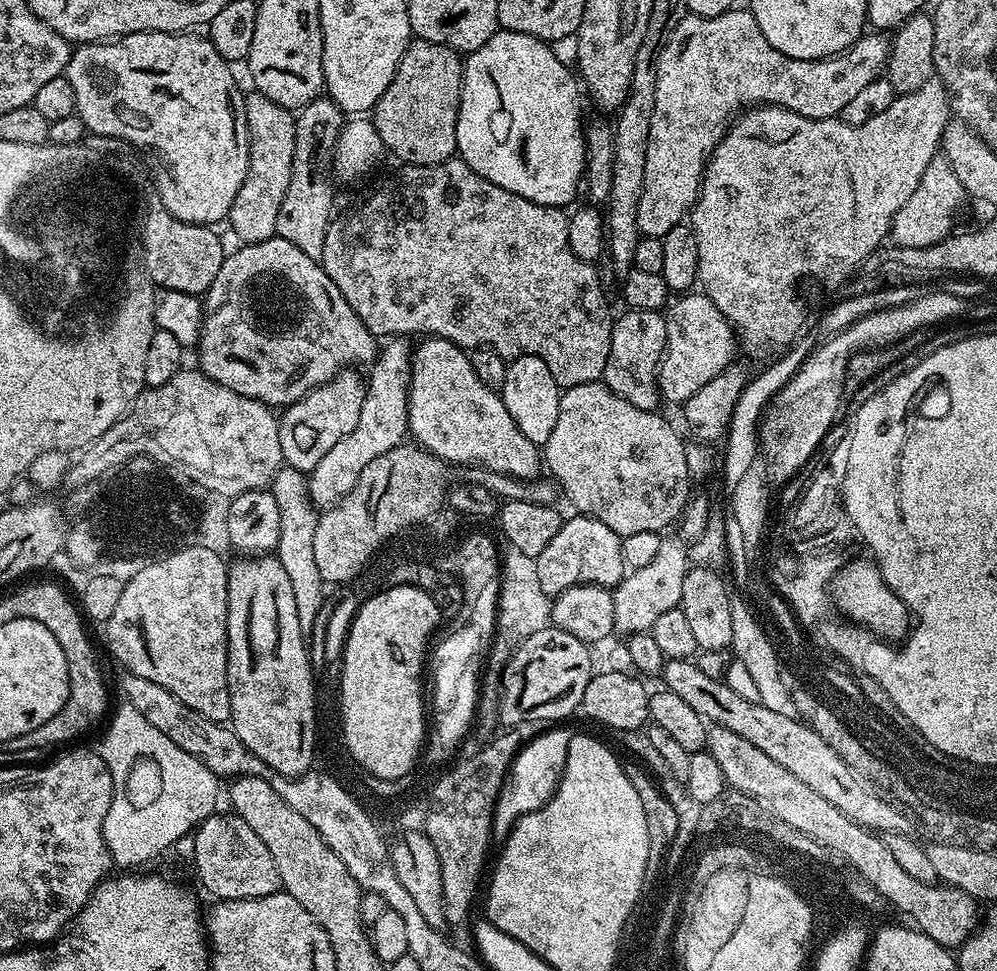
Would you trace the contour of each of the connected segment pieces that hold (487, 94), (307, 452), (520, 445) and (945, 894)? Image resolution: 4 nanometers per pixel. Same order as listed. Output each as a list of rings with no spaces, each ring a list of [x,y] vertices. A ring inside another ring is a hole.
[[[498,30],[478,50],[467,53],[456,150],[459,159],[482,174],[482,178],[494,182],[494,186],[522,194],[522,198],[535,204],[559,208],[568,206],[576,196],[576,187],[581,187],[586,167],[586,132],[583,127],[580,129],[581,85],[573,69],[568,69],[552,48],[555,47],[530,34]]]
[[[355,367],[341,368],[340,373],[330,378],[325,384],[320,384],[312,389],[308,395],[298,402],[287,405],[279,413],[280,449],[284,455],[284,464],[290,468],[296,468],[305,474],[310,474],[358,426],[358,414],[362,414],[362,402],[364,401],[364,389],[366,380],[359,376]]]
[[[432,336],[424,338],[420,345],[415,345],[414,351],[411,353],[412,361],[412,381],[410,382],[410,390],[408,391],[408,430],[411,439],[419,444],[421,448],[425,448],[427,452],[432,452],[439,456],[441,460],[449,465],[455,464],[477,464],[480,468],[489,468],[492,472],[497,472],[500,476],[513,476],[516,480],[528,480],[535,474],[539,468],[542,468],[542,456],[538,451],[537,445],[530,442],[530,438],[526,438],[526,434],[522,434],[522,430],[518,430],[518,426],[514,426],[514,418],[510,418],[510,410],[506,410],[506,406],[502,402],[499,391],[495,387],[483,384],[478,378],[478,374],[474,370],[469,353],[463,348],[459,348],[454,342],[444,340],[441,336]]]
[[[719,726],[709,727],[706,748],[707,751],[711,752],[712,757],[717,759],[718,766],[722,766],[722,774],[729,789],[736,789],[742,794],[753,795],[765,799],[766,802],[773,803],[778,816],[783,817],[784,825],[789,823],[803,829],[803,831],[813,832],[817,839],[822,839],[825,843],[832,844],[833,847],[844,852],[845,855],[849,856],[849,859],[853,860],[853,863],[857,864],[857,867],[863,869],[868,879],[876,884],[877,891],[888,893],[892,900],[900,904],[900,908],[904,908],[904,911],[899,915],[911,921],[919,931],[925,932],[930,938],[934,938],[934,942],[938,942],[943,948],[956,950],[976,931],[978,927],[977,901],[962,890],[950,888],[943,882],[928,883],[919,881],[918,878],[912,878],[894,860],[885,841],[879,835],[861,827],[860,824],[856,824],[849,816],[844,815],[840,809],[835,808],[832,803],[826,802],[826,798],[822,798],[822,794],[814,794],[814,790],[810,790],[810,786],[806,786],[806,782],[794,778],[794,774],[790,774],[790,770],[786,770],[786,766],[778,766],[778,762],[774,762],[774,758],[762,754],[762,750],[758,750],[758,746],[746,742],[746,738],[742,738],[742,734],[734,734],[734,730],[726,730]]]

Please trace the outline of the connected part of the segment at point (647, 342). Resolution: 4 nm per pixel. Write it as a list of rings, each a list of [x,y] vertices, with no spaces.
[[[638,309],[625,311],[625,316],[617,315],[612,325],[612,337],[610,338],[610,354],[606,358],[606,370],[602,382],[618,398],[626,398],[630,406],[638,406],[638,410],[655,412],[662,404],[660,395],[660,362],[664,359],[664,347],[666,346],[666,319],[659,311]]]

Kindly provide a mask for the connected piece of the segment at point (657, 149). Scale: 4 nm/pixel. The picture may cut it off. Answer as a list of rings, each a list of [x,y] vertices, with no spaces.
[[[732,9],[720,15],[715,15],[714,18],[706,18],[705,16],[698,16],[692,13],[686,14],[680,20],[678,26],[669,33],[667,44],[663,48],[662,54],[659,55],[659,61],[656,64],[654,111],[651,115],[650,129],[647,134],[642,197],[638,200],[638,211],[635,218],[641,235],[663,239],[669,230],[677,227],[682,222],[680,220],[683,217],[685,219],[689,215],[691,208],[696,202],[697,194],[700,192],[701,178],[708,158],[713,149],[716,148],[717,142],[721,140],[727,131],[727,124],[731,121],[731,118],[735,117],[745,106],[775,106],[785,108],[791,112],[797,112],[806,118],[814,118],[815,120],[830,120],[839,117],[844,111],[846,102],[850,102],[850,98],[858,98],[859,91],[885,71],[890,51],[889,37],[884,34],[872,35],[876,36],[871,36],[871,34],[861,36],[851,48],[840,52],[836,56],[826,56],[822,60],[799,60],[798,58],[790,58],[786,54],[782,54],[782,50],[774,50],[774,46],[770,46],[770,42],[766,42],[766,34],[762,34],[762,30],[758,30],[758,22],[753,18],[751,11],[744,10],[744,12],[739,12],[739,10]]]

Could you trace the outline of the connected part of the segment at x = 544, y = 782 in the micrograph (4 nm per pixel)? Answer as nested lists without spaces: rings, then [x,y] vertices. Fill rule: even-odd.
[[[556,726],[553,727],[556,728],[554,730],[550,728],[541,732],[517,753],[493,808],[492,837],[495,841],[506,840],[513,825],[521,817],[540,809],[556,792],[565,770],[566,754],[574,735],[572,730],[569,731],[564,727],[566,726]]]

